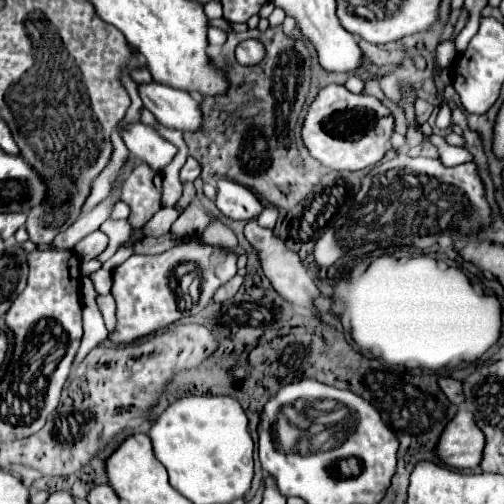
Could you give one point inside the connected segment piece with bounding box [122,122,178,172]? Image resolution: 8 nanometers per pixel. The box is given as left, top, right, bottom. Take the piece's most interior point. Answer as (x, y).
(144, 144)

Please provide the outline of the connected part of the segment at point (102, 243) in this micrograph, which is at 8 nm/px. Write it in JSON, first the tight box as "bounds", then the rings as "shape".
{"bounds":[78,230,108,262],"shape":[[[102,230],[92,232],[90,236],[86,236],[82,242],[78,242],[78,256],[86,262],[86,260],[94,260],[98,258],[108,246],[108,238]]]}

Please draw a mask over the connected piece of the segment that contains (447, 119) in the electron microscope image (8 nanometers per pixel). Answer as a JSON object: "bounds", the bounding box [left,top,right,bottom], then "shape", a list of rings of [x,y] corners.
{"bounds":[435,99,452,129],"shape":[[[442,99],[440,104],[435,125],[440,129],[445,129],[452,125],[452,110],[446,100]]]}

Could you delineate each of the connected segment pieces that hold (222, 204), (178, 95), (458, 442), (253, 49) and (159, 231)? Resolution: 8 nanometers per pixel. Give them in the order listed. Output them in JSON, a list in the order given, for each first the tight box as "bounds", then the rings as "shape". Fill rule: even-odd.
[{"bounds":[216,178,264,220],"shape":[[[228,178],[218,180],[216,206],[224,216],[232,220],[252,220],[264,210],[260,200],[250,190],[246,190],[246,186]]]},{"bounds":[138,82,202,132],"shape":[[[160,82],[138,84],[138,94],[156,120],[168,128],[196,132],[202,128],[202,112],[196,98],[186,90],[170,88]]]},{"bounds":[436,410,484,470],"shape":[[[458,410],[456,416],[450,420],[450,426],[446,426],[446,430],[442,430],[442,438],[438,438],[436,456],[446,466],[452,466],[458,470],[472,470],[472,468],[480,466],[482,450],[484,450],[484,434],[474,424],[474,416],[466,410]]]},{"bounds":[236,40,264,66],"shape":[[[244,40],[236,48],[236,60],[242,66],[254,66],[256,62],[262,60],[262,54],[264,54],[264,46],[258,40]]]},{"bounds":[144,208,178,236],"shape":[[[160,208],[150,222],[144,226],[144,236],[162,236],[170,232],[170,226],[174,224],[174,220],[178,218],[178,210],[176,208]]]}]

